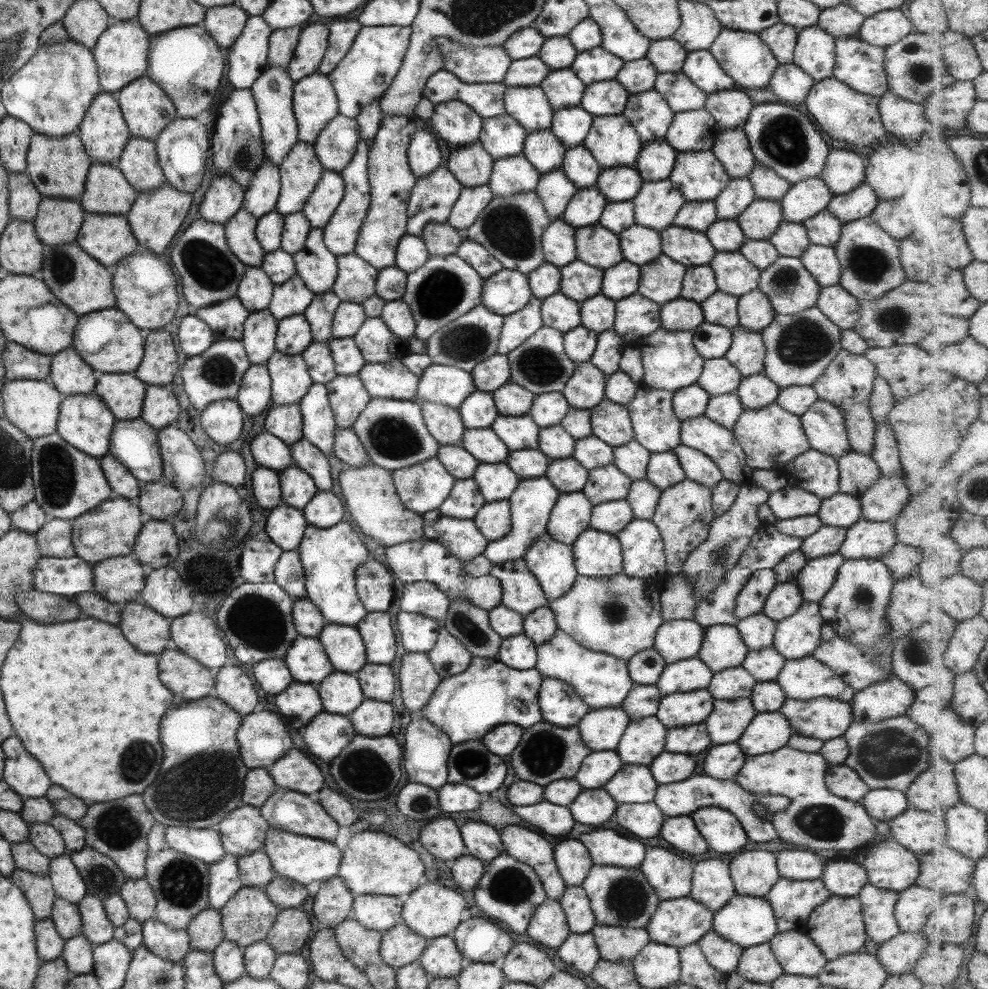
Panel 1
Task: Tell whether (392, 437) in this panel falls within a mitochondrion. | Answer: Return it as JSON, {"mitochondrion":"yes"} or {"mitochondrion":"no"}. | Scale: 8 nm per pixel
{"mitochondrion":"yes"}

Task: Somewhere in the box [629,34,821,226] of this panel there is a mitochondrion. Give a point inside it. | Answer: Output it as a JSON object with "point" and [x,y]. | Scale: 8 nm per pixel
{"point":[783,141]}

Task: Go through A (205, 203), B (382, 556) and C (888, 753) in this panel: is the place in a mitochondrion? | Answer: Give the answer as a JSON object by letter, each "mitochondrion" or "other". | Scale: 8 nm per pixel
{"A":"other","B":"other","C":"mitochondrion"}

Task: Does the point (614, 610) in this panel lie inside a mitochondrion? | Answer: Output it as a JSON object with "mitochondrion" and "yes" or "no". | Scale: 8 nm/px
{"mitochondrion":"yes"}

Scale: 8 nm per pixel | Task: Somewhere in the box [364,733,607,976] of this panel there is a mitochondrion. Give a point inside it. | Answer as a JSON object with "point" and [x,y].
{"point":[510,885]}

